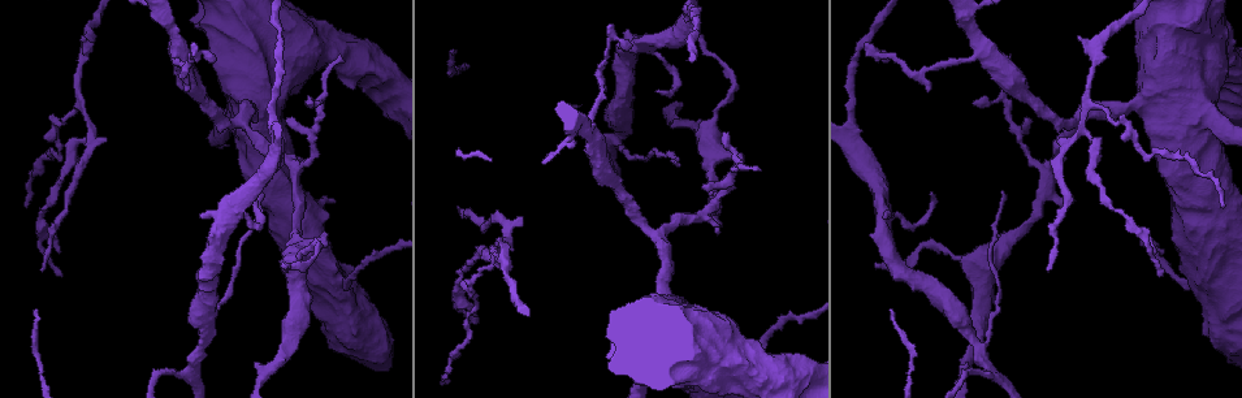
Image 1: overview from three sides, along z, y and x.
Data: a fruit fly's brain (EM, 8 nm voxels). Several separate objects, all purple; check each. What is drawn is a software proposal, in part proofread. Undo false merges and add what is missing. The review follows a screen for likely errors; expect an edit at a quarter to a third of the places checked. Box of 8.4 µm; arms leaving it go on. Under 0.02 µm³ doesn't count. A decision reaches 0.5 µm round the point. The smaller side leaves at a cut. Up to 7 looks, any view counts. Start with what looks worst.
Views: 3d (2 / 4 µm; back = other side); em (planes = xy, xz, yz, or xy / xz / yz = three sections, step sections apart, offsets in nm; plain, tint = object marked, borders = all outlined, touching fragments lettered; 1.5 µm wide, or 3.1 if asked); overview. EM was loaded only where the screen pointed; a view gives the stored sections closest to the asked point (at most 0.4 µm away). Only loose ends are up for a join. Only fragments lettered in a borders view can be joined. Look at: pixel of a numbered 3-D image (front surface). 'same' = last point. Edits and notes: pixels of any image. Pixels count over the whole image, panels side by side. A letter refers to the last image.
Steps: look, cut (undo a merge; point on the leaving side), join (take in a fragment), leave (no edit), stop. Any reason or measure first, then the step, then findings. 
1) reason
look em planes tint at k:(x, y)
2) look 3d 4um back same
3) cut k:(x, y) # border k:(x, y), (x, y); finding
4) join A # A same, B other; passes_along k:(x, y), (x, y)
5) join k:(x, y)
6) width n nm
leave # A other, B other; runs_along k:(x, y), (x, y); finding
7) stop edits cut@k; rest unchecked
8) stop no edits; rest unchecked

thick turns thin
look em xz step 4 tint at 1:(1201, 281)

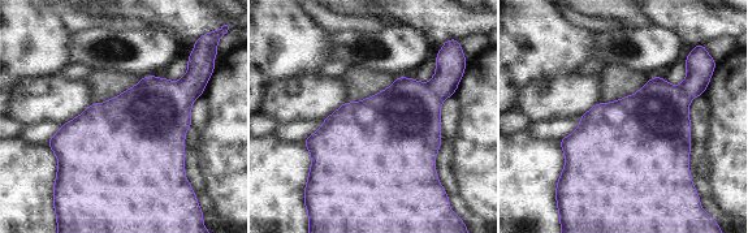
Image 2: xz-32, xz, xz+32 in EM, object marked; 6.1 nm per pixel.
look em planes tint same

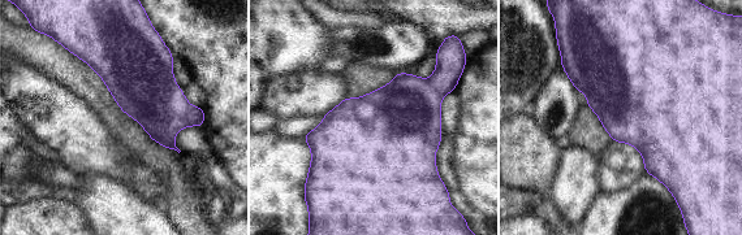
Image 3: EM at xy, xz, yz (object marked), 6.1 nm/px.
look em planes borders same

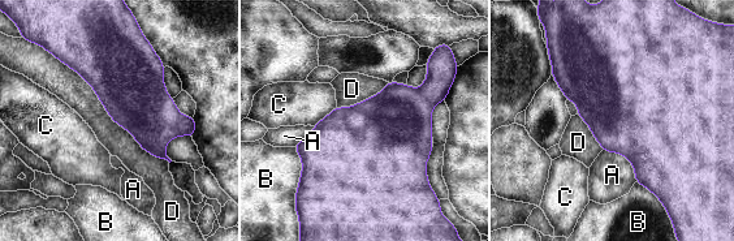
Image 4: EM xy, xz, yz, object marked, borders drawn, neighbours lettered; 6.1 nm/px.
leave # A other, B other, C other, D other; border 4:(57, 59), (143, 149), (169, 162); one neuron here

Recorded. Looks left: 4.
arms part here
look 3d 2um at 1:(229, 211)

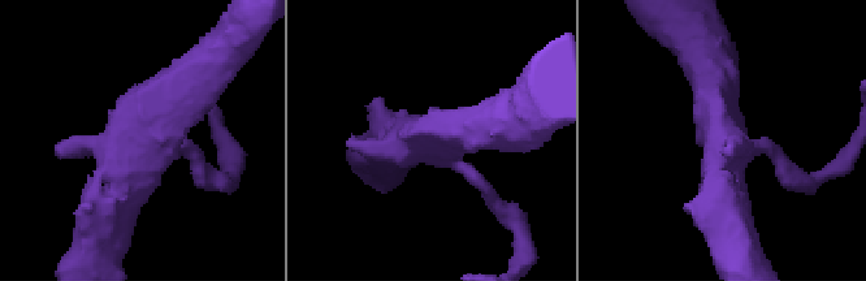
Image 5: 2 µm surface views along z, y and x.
shape alone is not enough
look em planes borders at 5:(437, 135)

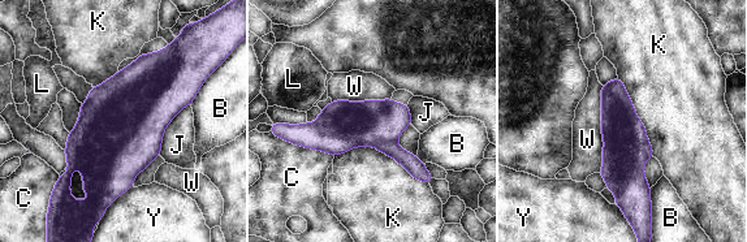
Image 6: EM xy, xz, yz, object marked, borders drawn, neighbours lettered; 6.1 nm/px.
leave # B other, C other, J other, K other, L other, W other, Y other; border 6:(335, 155), (374, 146), (430, 186); one neuron here

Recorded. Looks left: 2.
abrupt turn
look em planes borders at 1:(979, 344)

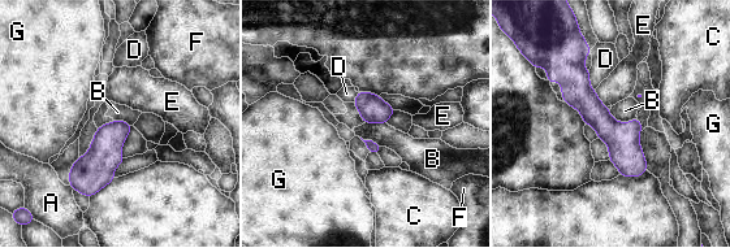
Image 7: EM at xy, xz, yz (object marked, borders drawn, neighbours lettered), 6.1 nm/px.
leave # A other, B other, C other, D other, E other, F other, G other; continuous, no second neuron

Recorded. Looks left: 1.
stop no edits; rest unchecked

